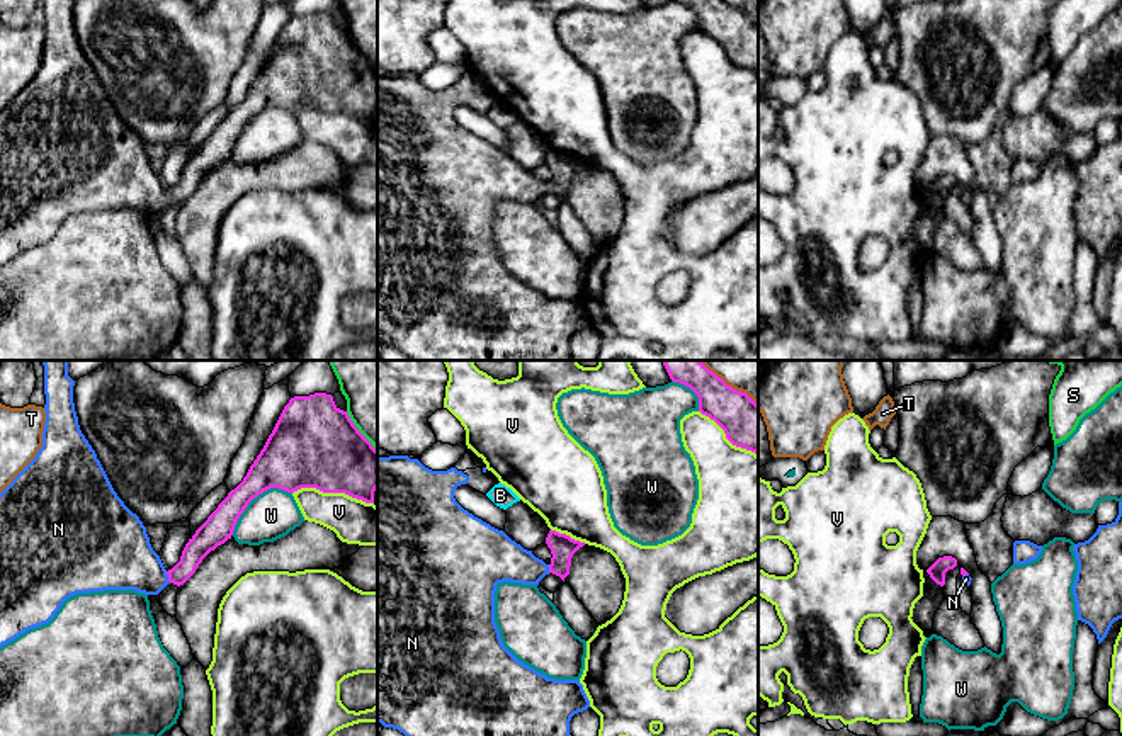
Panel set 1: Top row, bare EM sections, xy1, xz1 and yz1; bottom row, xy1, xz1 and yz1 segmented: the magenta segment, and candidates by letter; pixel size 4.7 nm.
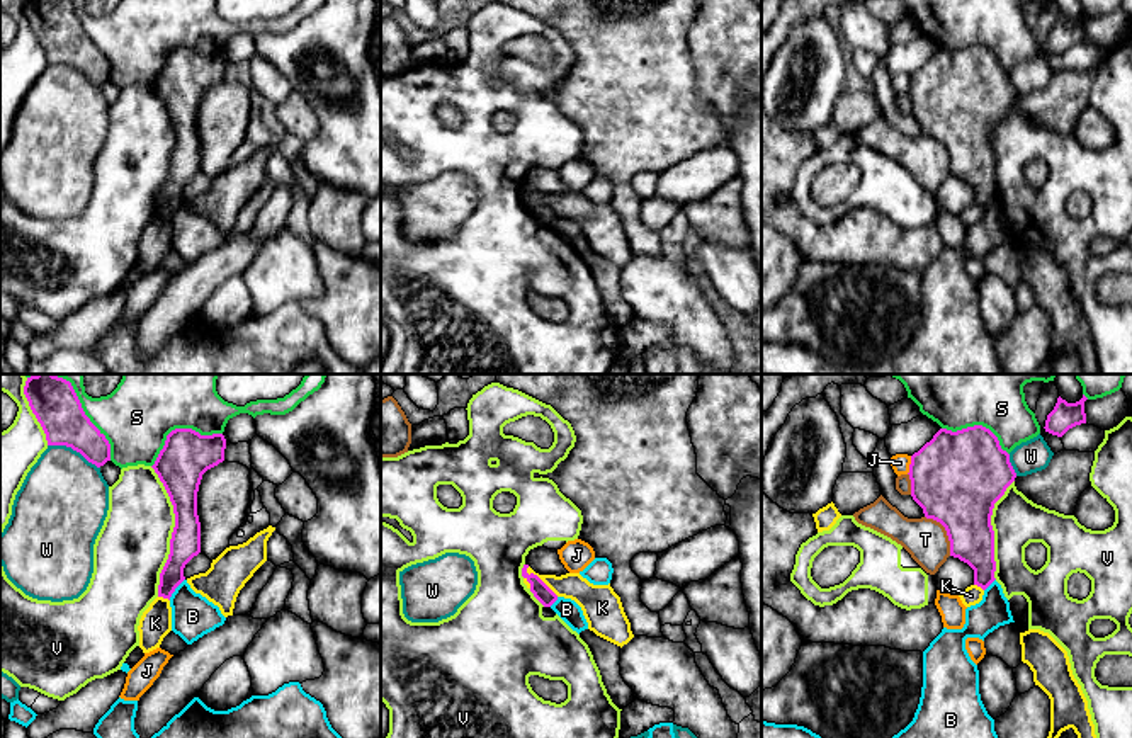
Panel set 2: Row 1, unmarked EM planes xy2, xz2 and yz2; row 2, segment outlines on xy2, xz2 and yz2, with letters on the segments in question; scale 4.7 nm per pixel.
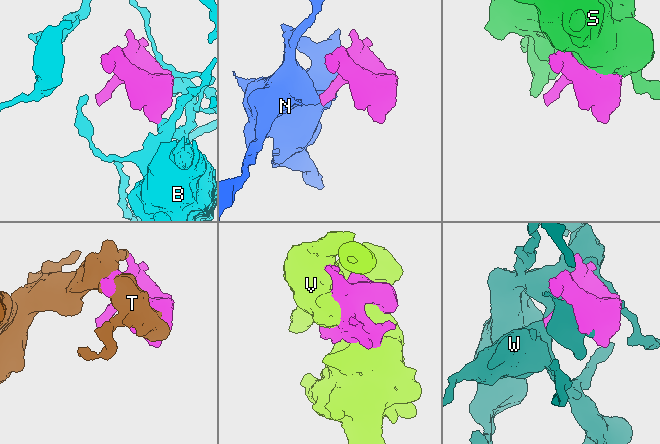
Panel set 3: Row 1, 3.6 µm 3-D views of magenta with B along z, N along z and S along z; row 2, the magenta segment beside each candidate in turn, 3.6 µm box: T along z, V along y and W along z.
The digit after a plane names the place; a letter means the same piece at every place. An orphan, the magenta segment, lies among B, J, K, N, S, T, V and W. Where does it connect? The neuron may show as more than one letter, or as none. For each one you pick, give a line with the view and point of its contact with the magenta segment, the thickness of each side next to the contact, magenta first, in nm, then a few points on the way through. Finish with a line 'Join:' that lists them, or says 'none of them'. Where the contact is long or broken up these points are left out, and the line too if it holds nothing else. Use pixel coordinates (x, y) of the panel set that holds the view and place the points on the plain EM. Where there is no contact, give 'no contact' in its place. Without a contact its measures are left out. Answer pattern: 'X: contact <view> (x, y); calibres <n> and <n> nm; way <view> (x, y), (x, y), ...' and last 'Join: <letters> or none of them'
N: contact xy1 (169, 196); calibres 120 and 300 nm; way xy1 (206, 158), (169, 196), (150, 196), (119, 177)
Join: N

